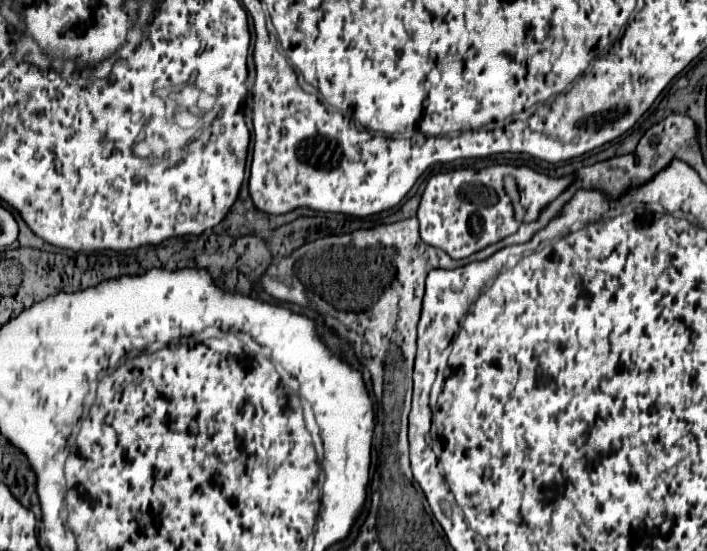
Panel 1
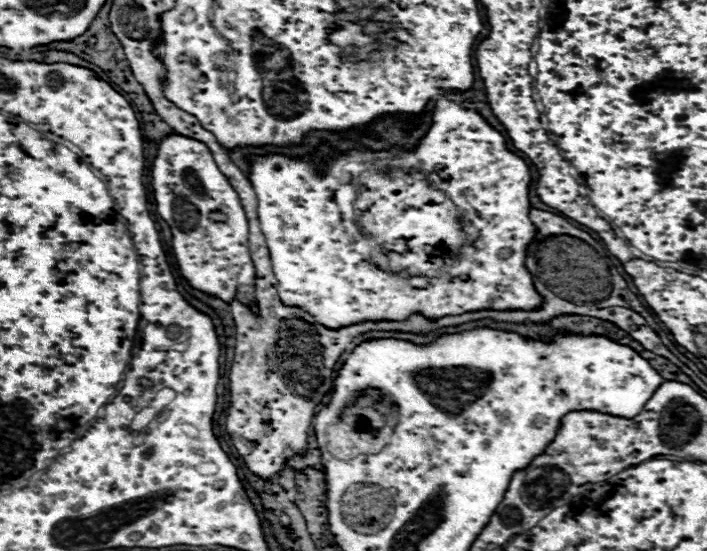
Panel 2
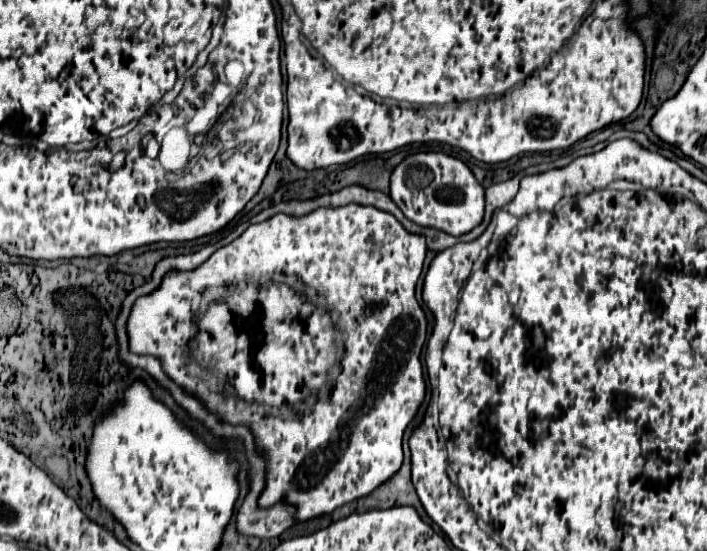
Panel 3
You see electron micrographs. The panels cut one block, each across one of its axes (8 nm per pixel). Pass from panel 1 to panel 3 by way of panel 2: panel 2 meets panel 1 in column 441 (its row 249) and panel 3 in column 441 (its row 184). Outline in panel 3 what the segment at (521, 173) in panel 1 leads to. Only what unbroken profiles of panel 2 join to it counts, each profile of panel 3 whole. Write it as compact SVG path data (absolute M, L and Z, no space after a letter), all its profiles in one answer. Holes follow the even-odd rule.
M442 152L412 154L396 166L390 180L392 200L408 220L420 226L430 226L450 236L462 236L484 218L484 188L474 178L472 170L458 158Z

